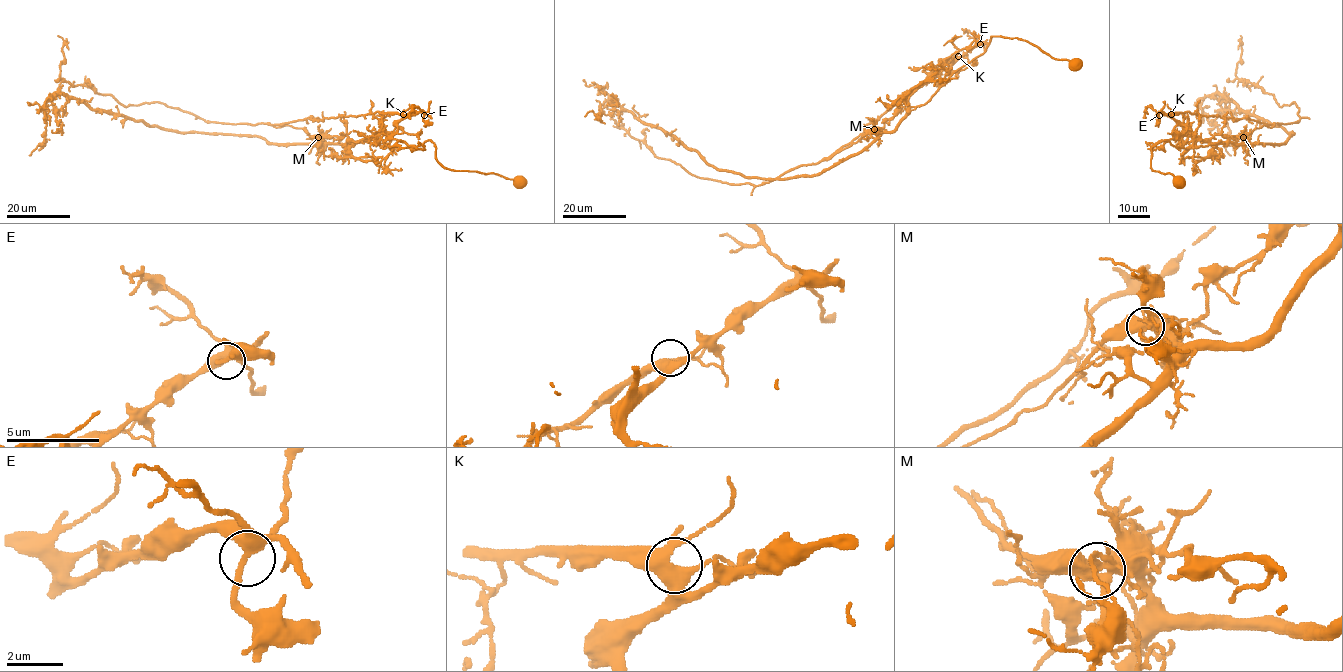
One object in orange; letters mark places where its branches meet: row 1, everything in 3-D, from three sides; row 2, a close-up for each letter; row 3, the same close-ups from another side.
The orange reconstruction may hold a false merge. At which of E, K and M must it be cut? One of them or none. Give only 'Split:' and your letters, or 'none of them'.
Split: M

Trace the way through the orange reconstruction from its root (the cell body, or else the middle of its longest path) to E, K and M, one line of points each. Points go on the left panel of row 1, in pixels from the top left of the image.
E: (519, 180), (445, 169), (437, 160), (430, 140), (411, 147), (388, 146), (400, 120), (420, 112), (424, 115)
K: (519, 180), (445, 169), (437, 160), (430, 140), (411, 147), (389, 147), (403, 114)
M: (519, 180), (445, 169), (437, 160), (430, 140), (411, 147), (390, 148), (362, 140), (326, 143), (318, 137)

